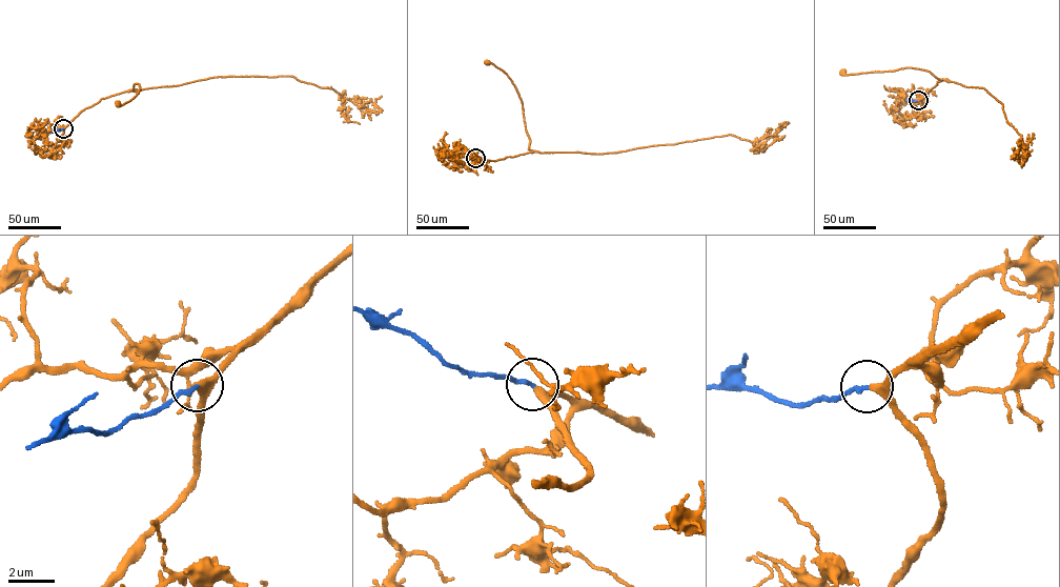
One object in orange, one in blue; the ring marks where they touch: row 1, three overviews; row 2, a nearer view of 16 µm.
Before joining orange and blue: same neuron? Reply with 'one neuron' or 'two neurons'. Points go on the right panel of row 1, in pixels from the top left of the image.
one neuron

